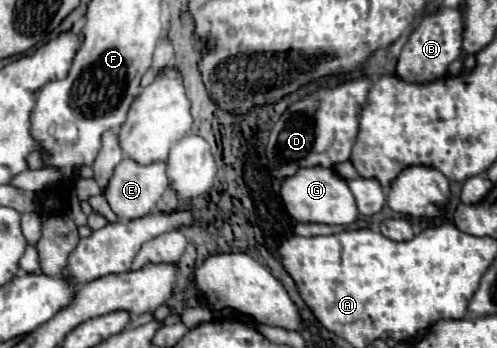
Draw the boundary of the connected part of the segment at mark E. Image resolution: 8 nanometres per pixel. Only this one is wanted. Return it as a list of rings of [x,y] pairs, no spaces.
[[[124,158],[118,164],[118,168],[114,168],[114,176],[110,178],[110,182],[104,190],[104,196],[106,196],[112,212],[120,220],[136,220],[136,218],[142,218],[154,210],[156,202],[160,200],[160,196],[164,194],[166,188],[168,188],[168,176],[166,176],[164,162],[154,162],[154,164],[142,166],[130,158]]]

